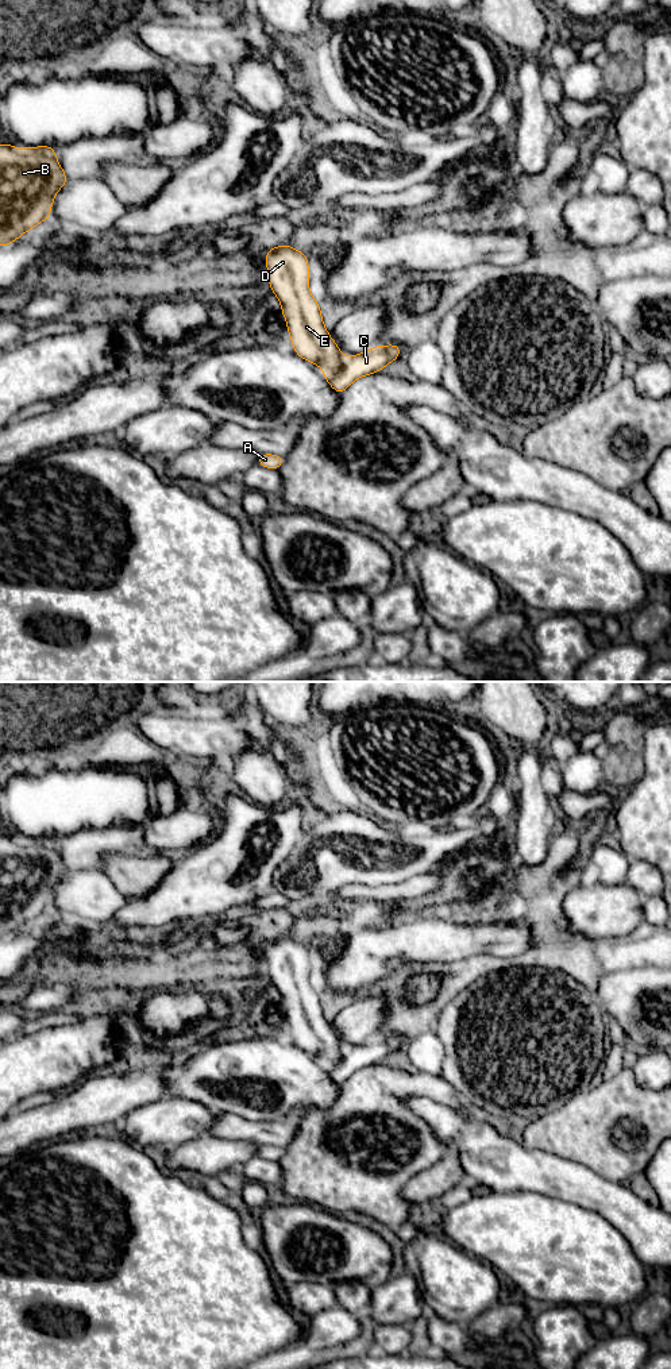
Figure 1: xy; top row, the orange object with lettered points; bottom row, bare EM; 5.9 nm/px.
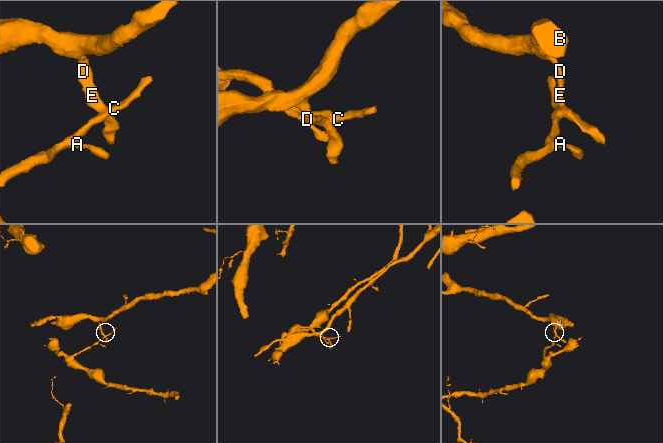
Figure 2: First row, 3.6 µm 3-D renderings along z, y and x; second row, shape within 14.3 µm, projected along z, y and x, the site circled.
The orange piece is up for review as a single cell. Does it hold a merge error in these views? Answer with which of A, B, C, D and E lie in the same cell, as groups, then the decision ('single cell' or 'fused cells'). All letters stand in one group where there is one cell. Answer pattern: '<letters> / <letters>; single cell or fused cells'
A C / B D E; fused cells

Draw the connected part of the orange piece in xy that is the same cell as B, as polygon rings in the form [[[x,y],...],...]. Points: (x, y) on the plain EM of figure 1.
[[[9,834],[0,836],[0,937],[14,934],[49,911],[53,891],[68,872],[53,837],[16,840]]]

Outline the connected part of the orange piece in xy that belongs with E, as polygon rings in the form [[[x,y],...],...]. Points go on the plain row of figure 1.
[[[281,936],[265,945],[269,963],[269,977],[281,994],[281,1002],[288,1015],[294,1044],[312,1056],[319,1056],[323,1064],[339,1061],[346,1050],[329,1027],[320,1003],[319,992],[309,984],[308,948],[289,936]]]

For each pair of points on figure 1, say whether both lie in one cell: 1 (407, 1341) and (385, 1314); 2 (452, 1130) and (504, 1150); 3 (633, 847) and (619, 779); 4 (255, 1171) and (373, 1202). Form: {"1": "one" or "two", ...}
{"1": "one", "2": "one", "3": "two", "4": "two"}

